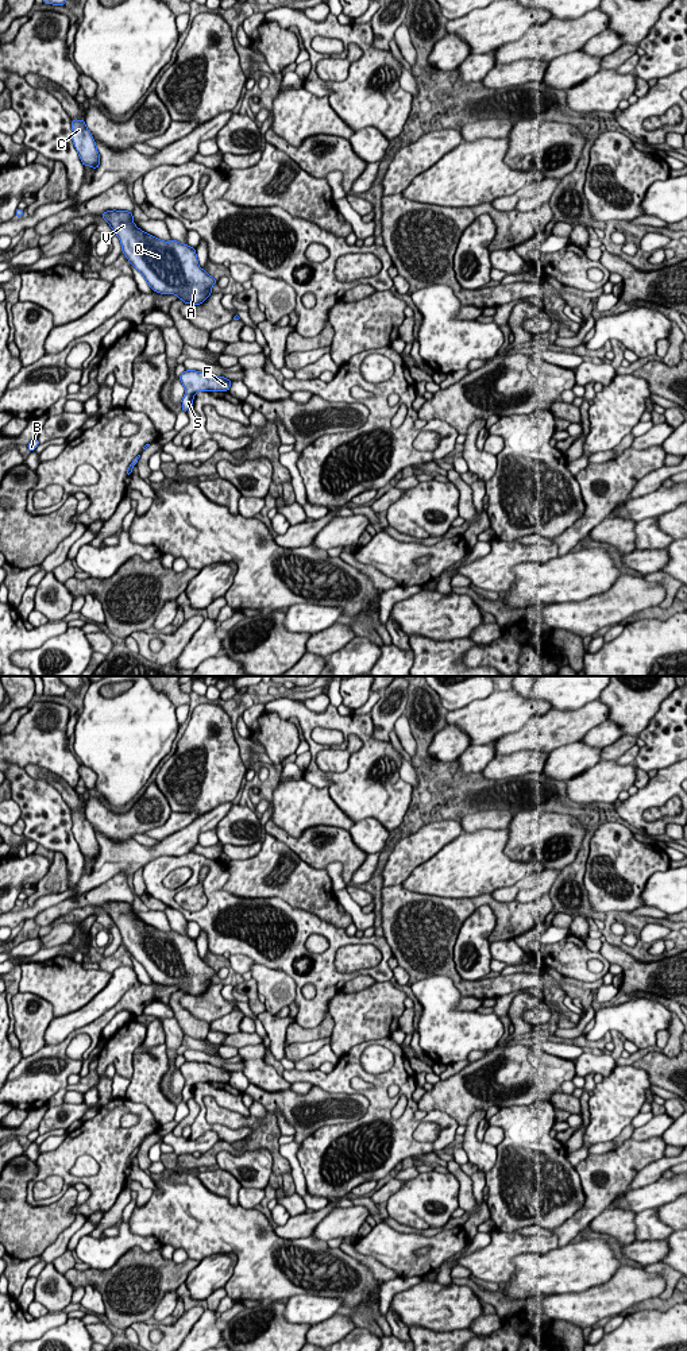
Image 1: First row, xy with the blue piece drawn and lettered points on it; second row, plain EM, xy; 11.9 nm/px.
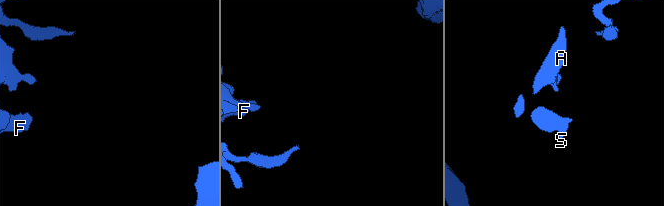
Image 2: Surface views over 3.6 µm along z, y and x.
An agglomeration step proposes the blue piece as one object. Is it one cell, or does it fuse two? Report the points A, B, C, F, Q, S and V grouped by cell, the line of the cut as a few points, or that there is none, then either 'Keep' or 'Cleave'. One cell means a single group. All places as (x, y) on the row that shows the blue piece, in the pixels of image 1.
Groups: A B C F Q S V. No split. Keep

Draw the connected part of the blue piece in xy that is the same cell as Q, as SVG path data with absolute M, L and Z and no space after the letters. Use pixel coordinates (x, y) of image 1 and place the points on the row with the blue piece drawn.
M107 211L101 217L111 225L130 263L148 286L162 294L175 294L185 304L200 305L217 282L198 266L196 250L174 239L163 242L139 229L132 212Z

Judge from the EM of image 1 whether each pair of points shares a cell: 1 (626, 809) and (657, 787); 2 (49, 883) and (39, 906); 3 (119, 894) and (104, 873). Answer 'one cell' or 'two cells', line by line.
1: one cell
2: two cells
3: two cells

